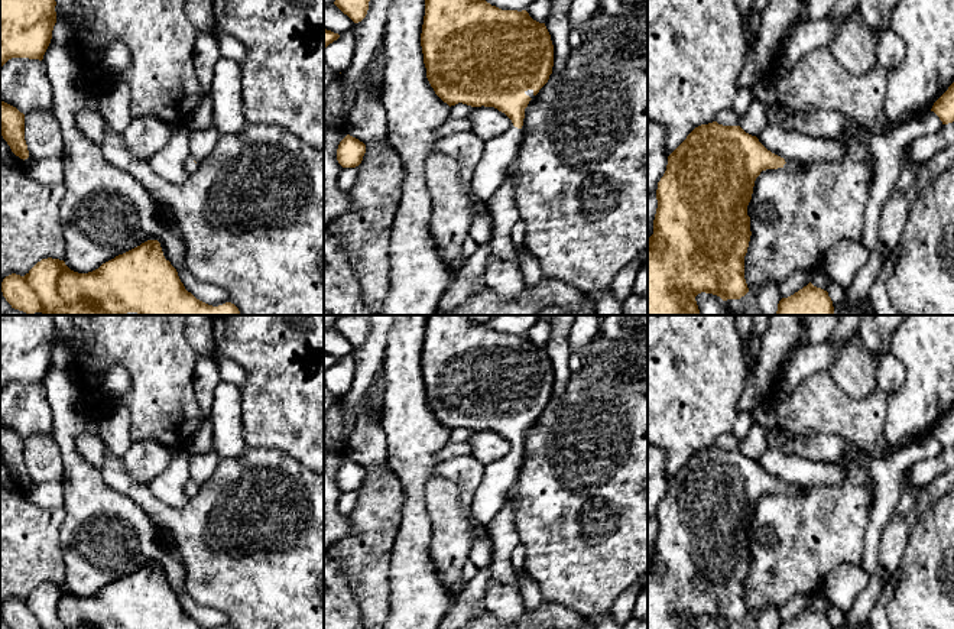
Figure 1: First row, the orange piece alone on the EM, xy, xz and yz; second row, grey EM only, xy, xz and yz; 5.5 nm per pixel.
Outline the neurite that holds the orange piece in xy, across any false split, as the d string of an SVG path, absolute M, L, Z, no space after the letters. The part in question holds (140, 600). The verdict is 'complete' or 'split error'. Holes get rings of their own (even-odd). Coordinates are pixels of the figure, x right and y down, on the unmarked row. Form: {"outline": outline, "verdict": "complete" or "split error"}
{"outline": "M147 564L88 597L74 596L59 583L42 583L25 600L6 600L1 616L10 629L208 629L185 613L158 564Z", "verdict": "complete"}

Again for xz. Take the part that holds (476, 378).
{"outline": "M428 315L425 322L425 340L421 357L421 370L426 402L435 418L450 431L458 427L471 431L494 431L504 437L513 450L502 460L484 466L484 474L477 487L471 516L481 526L489 525L502 510L510 496L522 464L525 432L529 425L548 406L554 390L554 369L545 347L533 344L526 334L502 334L486 324L473 321L468 315Z", "verdict": "split error"}

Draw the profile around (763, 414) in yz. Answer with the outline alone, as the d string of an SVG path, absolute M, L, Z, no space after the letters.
M762 401L753 409L753 419L755 424L763 427L765 429L769 429L776 425L776 412L766 401Z

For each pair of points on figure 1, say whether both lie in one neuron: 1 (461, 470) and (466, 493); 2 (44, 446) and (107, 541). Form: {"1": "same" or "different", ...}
{"1": "same", "2": "different"}

